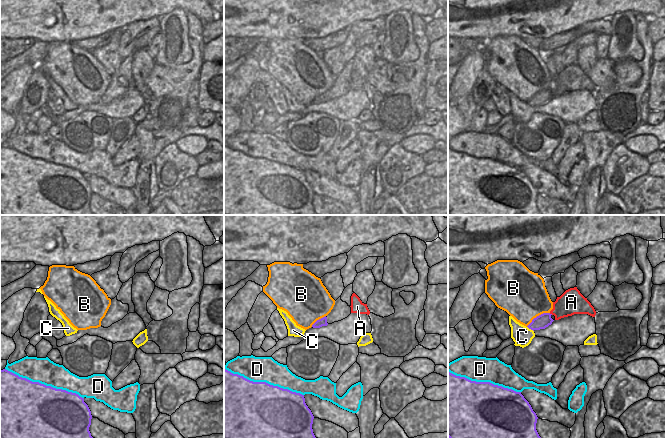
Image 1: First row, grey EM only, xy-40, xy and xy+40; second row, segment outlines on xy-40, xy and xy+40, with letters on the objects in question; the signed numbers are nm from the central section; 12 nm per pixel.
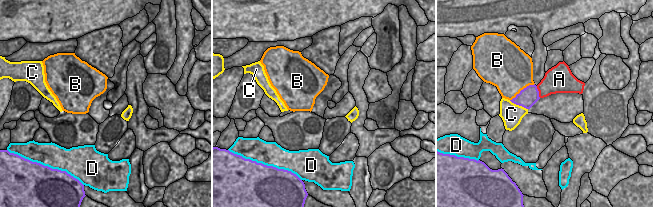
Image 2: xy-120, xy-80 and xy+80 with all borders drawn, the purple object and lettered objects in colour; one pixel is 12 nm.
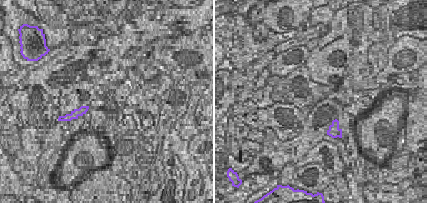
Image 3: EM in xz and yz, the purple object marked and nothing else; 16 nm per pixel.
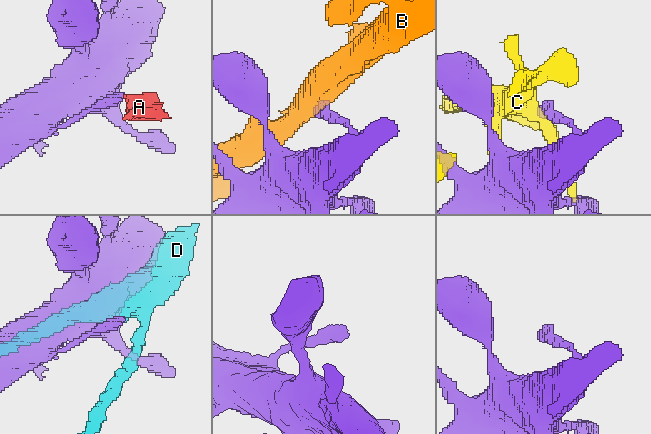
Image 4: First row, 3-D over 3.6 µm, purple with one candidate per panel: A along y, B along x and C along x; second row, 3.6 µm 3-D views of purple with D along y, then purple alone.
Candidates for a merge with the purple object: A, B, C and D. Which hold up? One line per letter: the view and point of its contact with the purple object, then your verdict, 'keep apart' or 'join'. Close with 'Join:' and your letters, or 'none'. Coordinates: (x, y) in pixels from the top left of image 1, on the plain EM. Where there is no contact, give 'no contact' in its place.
A: xy+40 (551, 90) | keep apart
B: xy+40 (537, 92) | keep apart
C: xy+40 (530, 104) | keep apart
D: xy-40 (43, 160) | keep apart
Join: none

